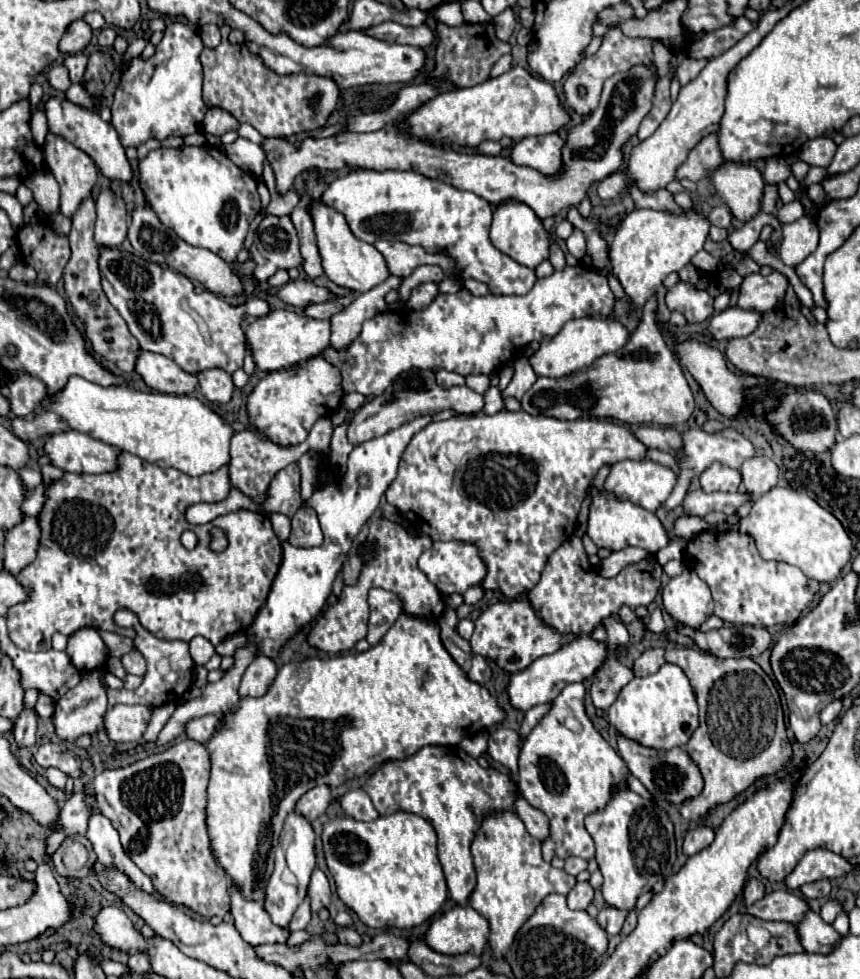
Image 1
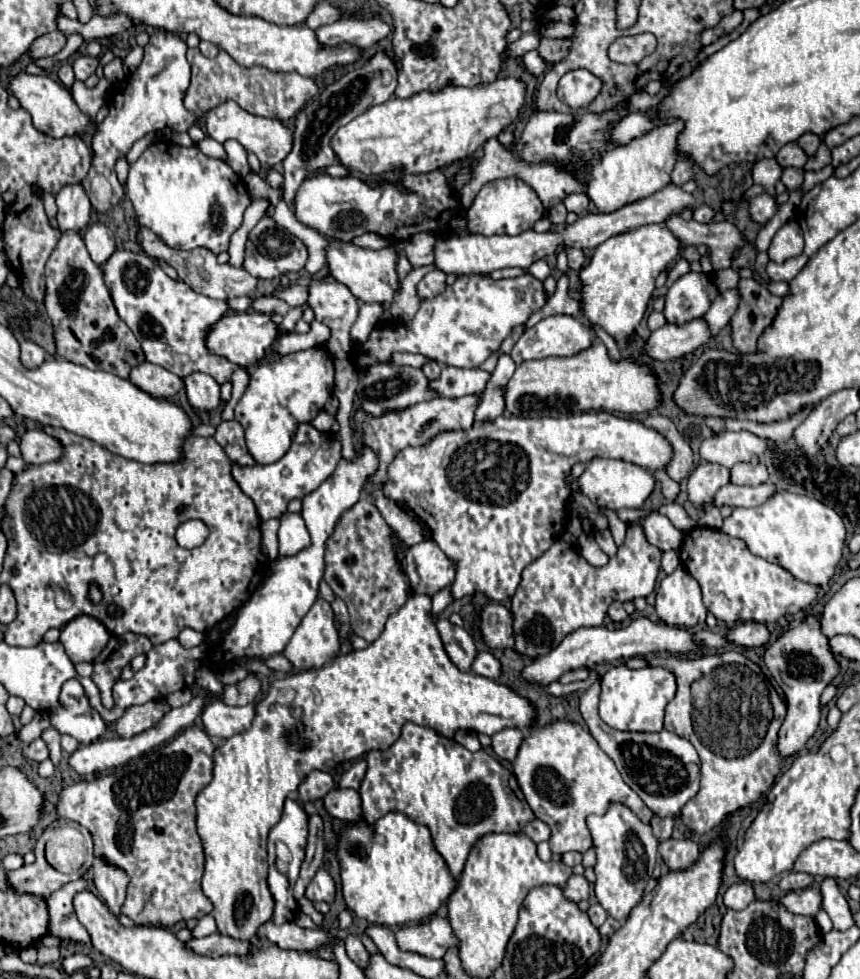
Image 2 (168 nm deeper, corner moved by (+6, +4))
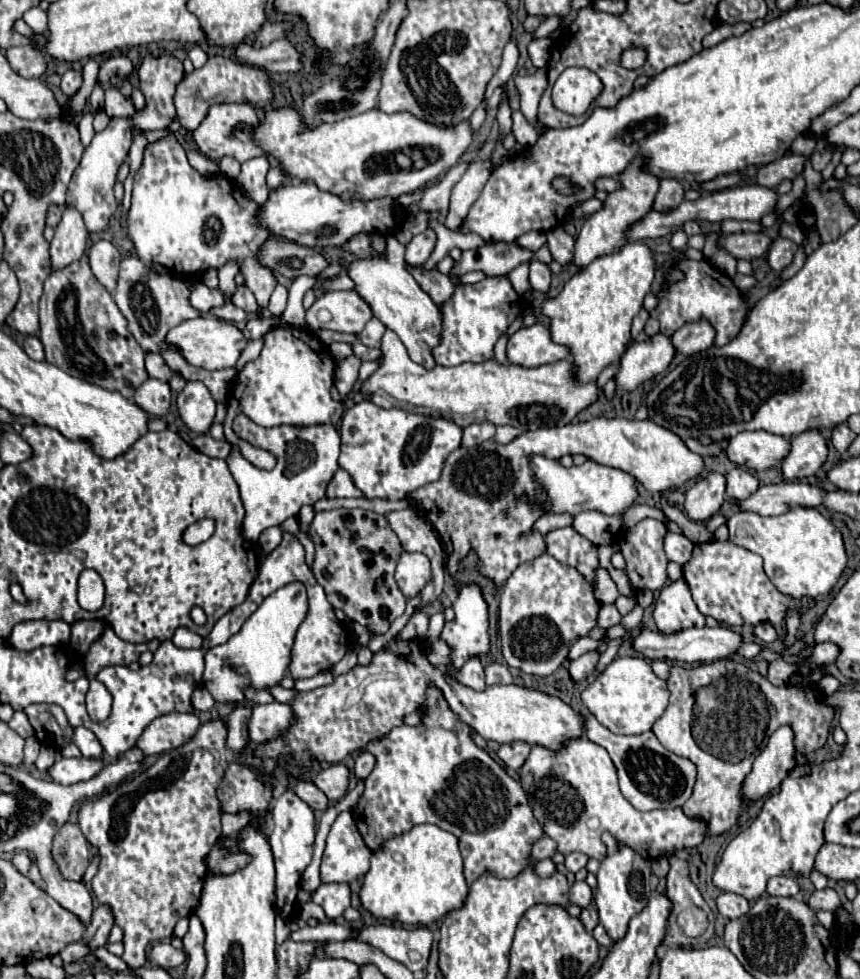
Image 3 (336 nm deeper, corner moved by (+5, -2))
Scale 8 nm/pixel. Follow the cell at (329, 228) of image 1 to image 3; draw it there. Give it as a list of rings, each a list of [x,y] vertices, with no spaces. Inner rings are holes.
[[[393,234],[387,238],[387,254],[383,258],[355,258],[347,266],[349,278],[355,282],[355,292],[369,304],[373,316],[379,318],[387,328],[399,334],[413,362],[427,370],[435,368],[431,348],[439,344],[441,334],[441,310],[433,300],[417,286],[415,278],[407,270],[405,244]]]

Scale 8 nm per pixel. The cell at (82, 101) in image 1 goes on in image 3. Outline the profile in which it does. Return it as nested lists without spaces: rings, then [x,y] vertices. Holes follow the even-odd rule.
[[[83,112],[83,118],[79,120],[79,132],[81,132],[81,142],[87,146],[95,134],[93,130],[93,114],[91,112]]]

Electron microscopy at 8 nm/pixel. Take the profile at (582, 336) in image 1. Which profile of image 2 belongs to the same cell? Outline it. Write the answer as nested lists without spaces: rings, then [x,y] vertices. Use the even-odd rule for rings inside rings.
[[[548,316],[542,318],[538,324],[534,324],[532,328],[528,328],[520,340],[514,344],[510,356],[516,364],[520,364],[522,360],[540,360],[540,358],[548,358],[548,356],[574,356],[582,350],[586,350],[592,344],[592,328],[578,322],[572,316]]]

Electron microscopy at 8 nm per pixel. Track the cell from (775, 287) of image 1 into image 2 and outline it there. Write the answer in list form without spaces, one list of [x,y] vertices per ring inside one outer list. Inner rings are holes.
[[[726,290],[722,292],[710,306],[710,310],[702,316],[702,320],[708,324],[708,330],[712,336],[716,336],[734,316],[736,308],[738,308],[738,290]]]

